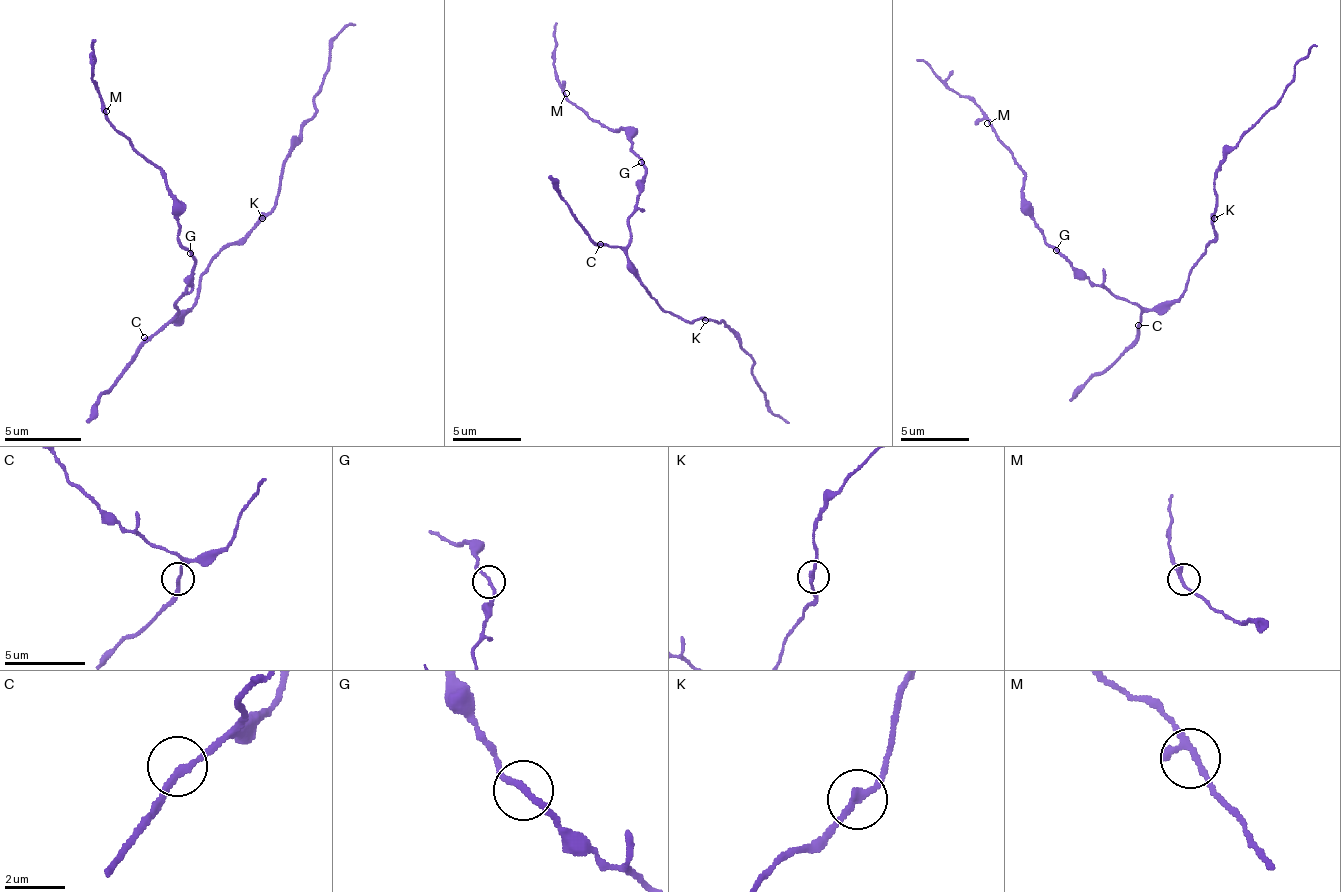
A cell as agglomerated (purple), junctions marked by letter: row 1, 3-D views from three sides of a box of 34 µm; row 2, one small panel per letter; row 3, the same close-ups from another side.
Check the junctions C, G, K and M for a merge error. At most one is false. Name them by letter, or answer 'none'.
none

